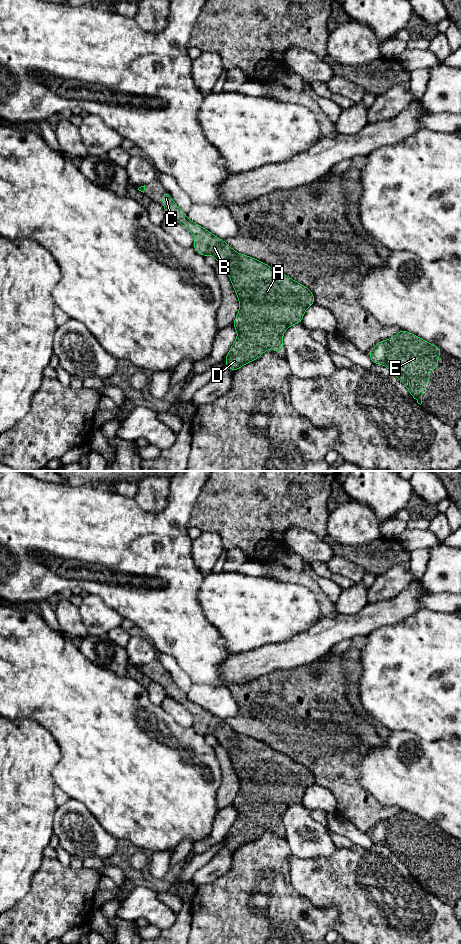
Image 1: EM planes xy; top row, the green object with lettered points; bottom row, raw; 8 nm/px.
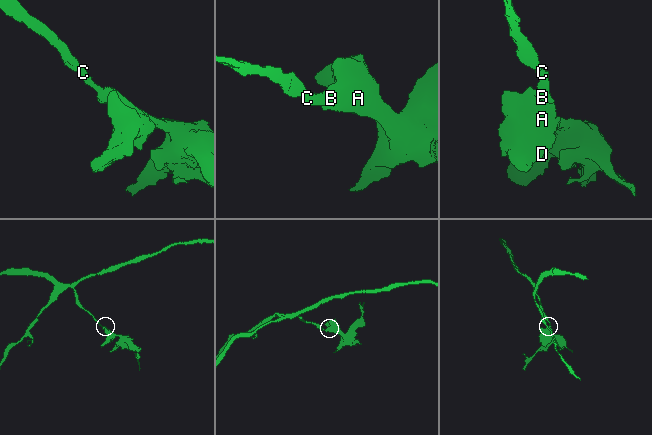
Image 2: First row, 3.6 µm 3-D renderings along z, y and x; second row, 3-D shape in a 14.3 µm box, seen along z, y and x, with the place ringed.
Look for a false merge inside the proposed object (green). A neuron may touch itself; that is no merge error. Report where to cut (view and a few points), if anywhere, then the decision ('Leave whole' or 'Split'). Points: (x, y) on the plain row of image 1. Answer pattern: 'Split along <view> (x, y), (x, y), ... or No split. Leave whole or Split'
No split. Leave whole

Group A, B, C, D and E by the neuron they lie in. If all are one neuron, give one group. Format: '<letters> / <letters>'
A B C D E

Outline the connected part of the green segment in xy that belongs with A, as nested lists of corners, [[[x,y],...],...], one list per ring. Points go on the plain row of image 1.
[[[166,670],[162,674],[162,680],[167,695],[181,703],[195,717],[194,730],[204,737],[213,735],[227,751],[237,774],[240,789],[233,802],[233,807],[237,810],[238,816],[225,838],[225,845],[230,850],[236,851],[259,838],[270,827],[276,833],[285,832],[282,827],[283,814],[291,805],[300,804],[306,789],[316,783],[312,772],[262,741],[237,733],[226,721],[189,700]]]

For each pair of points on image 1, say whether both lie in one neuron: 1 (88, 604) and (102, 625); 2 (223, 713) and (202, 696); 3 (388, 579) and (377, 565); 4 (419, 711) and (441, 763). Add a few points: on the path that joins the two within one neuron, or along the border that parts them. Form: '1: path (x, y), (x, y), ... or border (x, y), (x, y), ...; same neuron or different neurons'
1: path (92, 609), (99, 620); same neuron
2: path (218, 708), (207, 697); same neuron
3: border (405, 565), (392, 565), (376, 577); different neurons
4: border (409, 731), (427, 740), (450, 739); different neurons

